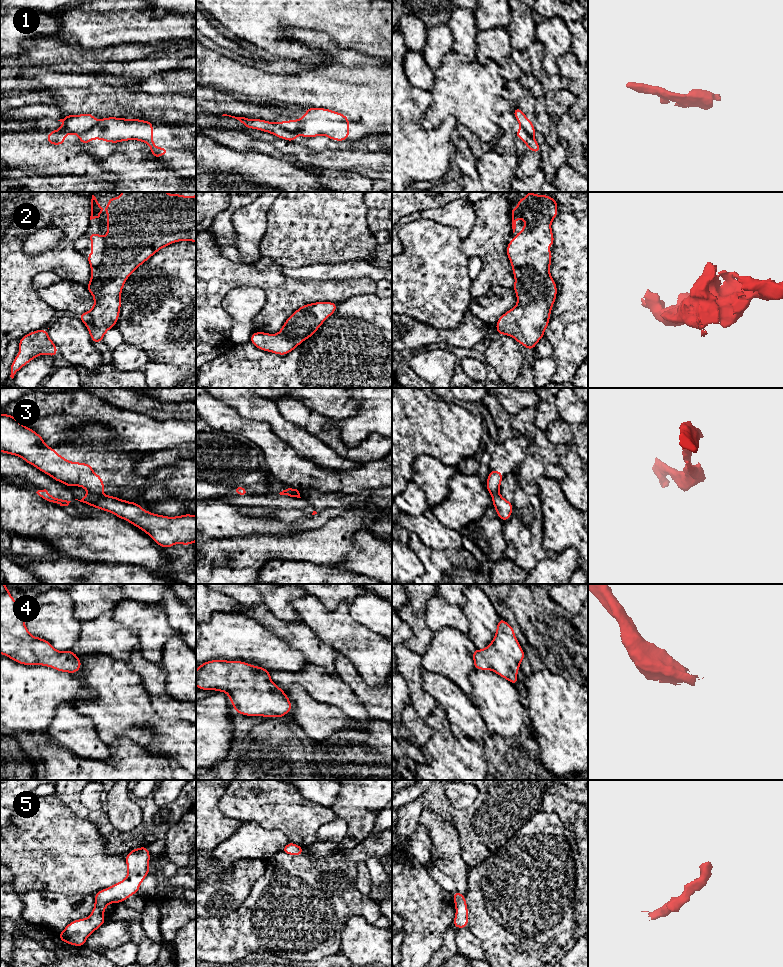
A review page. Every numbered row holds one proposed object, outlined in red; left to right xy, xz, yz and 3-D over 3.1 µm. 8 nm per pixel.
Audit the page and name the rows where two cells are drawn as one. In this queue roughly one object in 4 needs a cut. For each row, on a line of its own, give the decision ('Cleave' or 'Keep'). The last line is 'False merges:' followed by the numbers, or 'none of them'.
1: Cleave
2: Keep
3: Cleave
4: Keep
5: Keep
False merges: 1, 3

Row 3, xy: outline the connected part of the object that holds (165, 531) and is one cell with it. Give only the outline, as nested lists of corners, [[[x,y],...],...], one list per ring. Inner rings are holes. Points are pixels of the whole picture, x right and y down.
[[[89,493],[78,501],[128,521],[148,534],[162,548],[170,548],[177,543],[186,546],[196,542],[195,515],[189,513],[175,517],[158,515],[143,510],[138,503],[102,494]]]

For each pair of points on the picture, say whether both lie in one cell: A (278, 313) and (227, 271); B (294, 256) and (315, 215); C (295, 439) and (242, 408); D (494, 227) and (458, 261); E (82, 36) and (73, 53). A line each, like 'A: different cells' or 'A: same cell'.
A: same cell
B: same cell
C: same cell
D: different cells
E: different cells

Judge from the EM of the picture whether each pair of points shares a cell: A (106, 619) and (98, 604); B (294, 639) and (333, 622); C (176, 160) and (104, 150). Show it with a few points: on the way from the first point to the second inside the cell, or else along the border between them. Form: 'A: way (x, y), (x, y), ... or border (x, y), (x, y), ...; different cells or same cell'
A: border (109, 613), (104, 613), (92, 619), (81, 620); different cells
B: border (302, 621), (321, 640), (330, 646); different cells
C: way (157, 148), (142, 133), (118, 133); same cell

